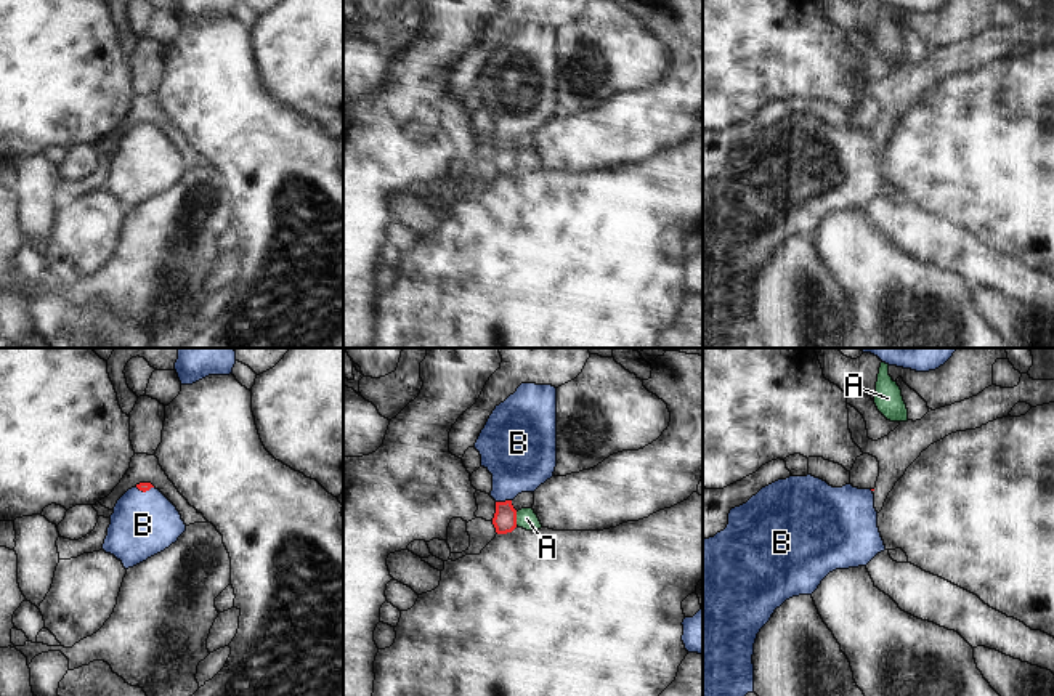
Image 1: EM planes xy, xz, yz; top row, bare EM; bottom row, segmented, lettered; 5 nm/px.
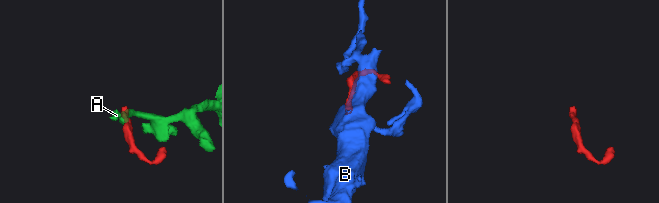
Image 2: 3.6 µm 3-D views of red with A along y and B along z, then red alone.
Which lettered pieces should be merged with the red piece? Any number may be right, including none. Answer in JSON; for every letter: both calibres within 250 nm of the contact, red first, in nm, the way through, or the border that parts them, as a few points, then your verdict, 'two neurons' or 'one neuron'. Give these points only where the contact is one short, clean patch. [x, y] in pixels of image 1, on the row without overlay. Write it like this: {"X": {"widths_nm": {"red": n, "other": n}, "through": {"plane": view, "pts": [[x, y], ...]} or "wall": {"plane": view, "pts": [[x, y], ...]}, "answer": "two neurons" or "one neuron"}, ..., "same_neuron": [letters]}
{"A": {"widths_nm": {"red": 120, "other": 100}, "wall": {"plane": "xz", "pts": [[515, 153], [517, 165]]}, "answer": "two neurons"}, "B": {"widths_nm": {"red": 120, "other": 340}, "through": {"plane": "xz", "pts": [[504, 161], [502, 143], [502, 133], [520, 97]]}, "answer": "one neuron"}, "same_neuron": ["B"]}

